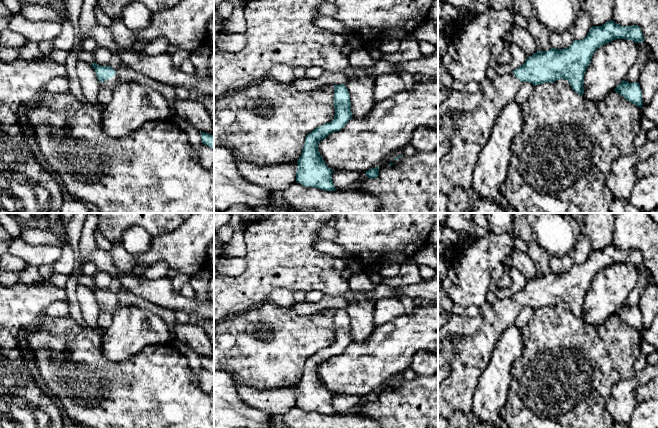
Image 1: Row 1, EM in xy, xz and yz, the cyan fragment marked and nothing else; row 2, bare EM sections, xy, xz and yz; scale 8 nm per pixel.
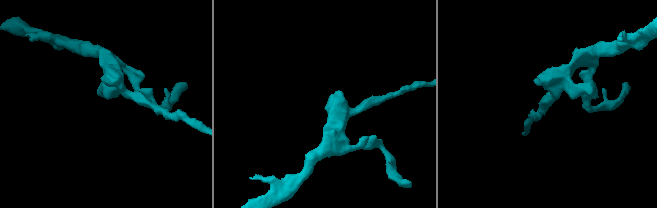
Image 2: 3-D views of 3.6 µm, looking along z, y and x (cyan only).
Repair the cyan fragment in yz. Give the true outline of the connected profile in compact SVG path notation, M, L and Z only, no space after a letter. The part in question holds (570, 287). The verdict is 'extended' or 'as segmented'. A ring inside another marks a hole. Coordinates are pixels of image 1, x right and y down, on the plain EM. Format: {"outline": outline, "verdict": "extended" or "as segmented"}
{"outline": "M610 244L602 250L592 250L584 263L574 264L567 272L537 275L532 280L527 281L525 287L511 297L499 299L494 305L486 303L480 307L483 324L479 331L475 335L462 336L460 340L451 343L455 358L449 363L450 372L448 376L438 384L438 417L448 419L455 411L461 411L464 415L472 418L472 397L478 381L487 368L500 337L508 327L515 324L516 318L524 306L536 310L565 303L577 318L583 320L584 298L591 287L594 276L599 271L616 263L631 264L635 267L644 265L639 250L621 250Z", "verdict": "extended"}

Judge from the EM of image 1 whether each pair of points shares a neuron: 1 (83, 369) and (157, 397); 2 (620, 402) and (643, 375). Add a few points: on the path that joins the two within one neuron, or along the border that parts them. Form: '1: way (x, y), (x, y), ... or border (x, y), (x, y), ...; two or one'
1: way (101, 387), (111, 397), (139, 397); one
2: way (623, 395), (636, 382); one

